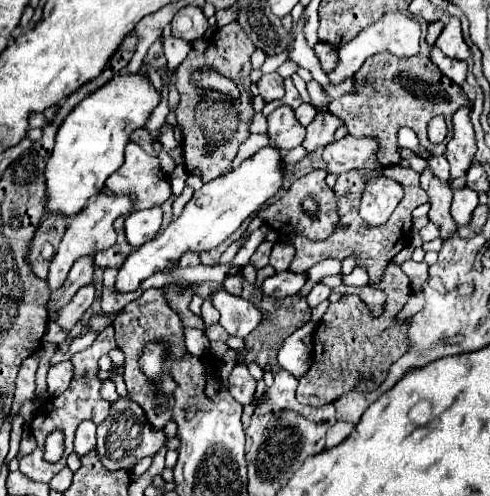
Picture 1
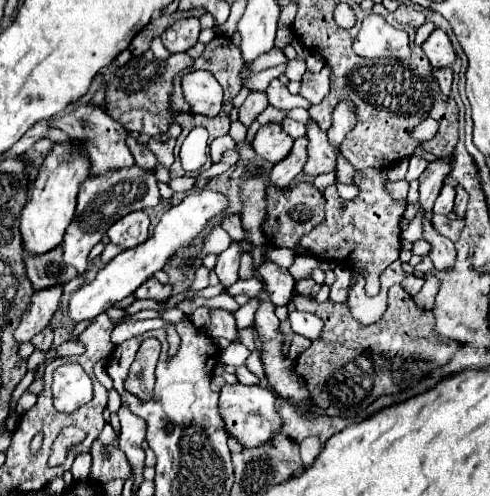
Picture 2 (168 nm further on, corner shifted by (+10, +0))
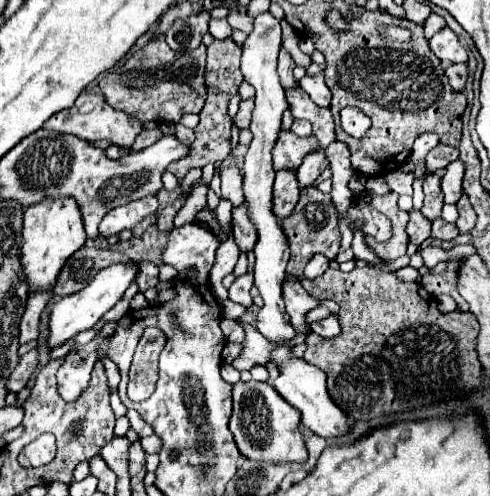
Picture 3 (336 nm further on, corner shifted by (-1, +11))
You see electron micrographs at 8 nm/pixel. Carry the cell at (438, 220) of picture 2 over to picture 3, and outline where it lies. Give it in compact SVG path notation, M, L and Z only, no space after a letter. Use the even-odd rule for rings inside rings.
M435 218L431 236L439 238L439 240L451 240L451 238L459 236L459 228L457 228L457 224L449 224L443 218Z

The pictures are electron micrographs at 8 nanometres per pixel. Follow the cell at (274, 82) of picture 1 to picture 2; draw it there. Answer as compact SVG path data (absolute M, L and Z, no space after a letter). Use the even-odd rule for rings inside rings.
M260 91L260 93L250 93L246 97L246 101L240 105L238 109L238 121L246 127L252 125L252 121L268 107L268 99L266 99L266 93Z

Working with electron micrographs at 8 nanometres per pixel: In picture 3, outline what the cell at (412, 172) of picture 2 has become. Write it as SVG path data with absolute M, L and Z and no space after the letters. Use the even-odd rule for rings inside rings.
M433 132L421 134L421 136L415 140L413 152L411 152L411 156L407 158L407 162L401 166L401 170L413 174L415 168L425 160L425 156L429 154L429 150L433 150L437 144L439 144L439 136L437 136L437 134L433 134Z

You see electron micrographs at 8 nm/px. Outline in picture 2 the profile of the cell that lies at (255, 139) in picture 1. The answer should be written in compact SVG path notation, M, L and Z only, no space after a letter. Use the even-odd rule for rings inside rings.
M178 177L178 179L168 181L168 187L172 191L186 191L188 193L192 189L192 185L194 185L194 177Z

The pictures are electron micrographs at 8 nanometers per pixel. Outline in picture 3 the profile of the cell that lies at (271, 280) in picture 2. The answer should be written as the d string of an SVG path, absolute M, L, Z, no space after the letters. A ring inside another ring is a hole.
M287 276L285 284L283 284L283 298L285 298L285 306L287 306L287 314L289 320L293 324L293 328L297 332L305 332L307 330L307 322L305 322L305 314L313 308L319 306L319 300L315 300L313 296L309 296L299 278L297 276Z

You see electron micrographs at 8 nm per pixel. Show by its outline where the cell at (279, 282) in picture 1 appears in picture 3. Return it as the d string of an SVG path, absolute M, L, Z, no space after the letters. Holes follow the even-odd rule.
M247 272L247 274L239 276L239 278L235 278L235 282L229 288L229 298L233 302L249 306L251 304L251 294L249 294L251 288L253 288L253 276Z

